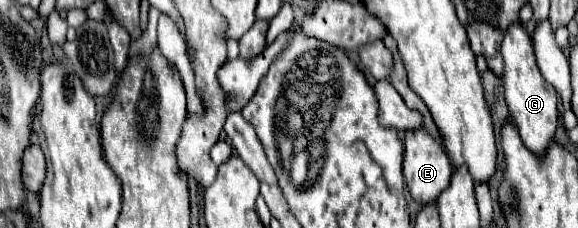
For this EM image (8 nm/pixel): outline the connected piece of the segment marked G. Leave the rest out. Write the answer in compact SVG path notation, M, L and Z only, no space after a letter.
M512 24L508 28L500 50L504 56L504 76L502 76L504 98L510 108L512 122L518 128L526 148L536 156L540 156L540 154L544 156L548 144L554 140L554 132L558 126L558 92L542 76L542 72L536 64L532 40L528 38L528 34L524 34L522 24Z

